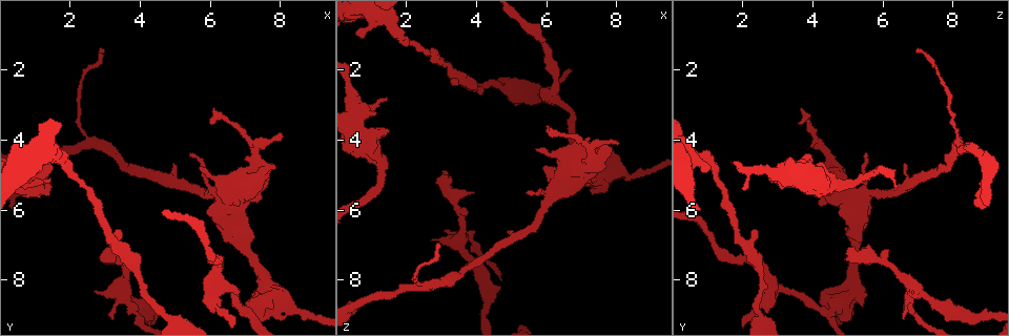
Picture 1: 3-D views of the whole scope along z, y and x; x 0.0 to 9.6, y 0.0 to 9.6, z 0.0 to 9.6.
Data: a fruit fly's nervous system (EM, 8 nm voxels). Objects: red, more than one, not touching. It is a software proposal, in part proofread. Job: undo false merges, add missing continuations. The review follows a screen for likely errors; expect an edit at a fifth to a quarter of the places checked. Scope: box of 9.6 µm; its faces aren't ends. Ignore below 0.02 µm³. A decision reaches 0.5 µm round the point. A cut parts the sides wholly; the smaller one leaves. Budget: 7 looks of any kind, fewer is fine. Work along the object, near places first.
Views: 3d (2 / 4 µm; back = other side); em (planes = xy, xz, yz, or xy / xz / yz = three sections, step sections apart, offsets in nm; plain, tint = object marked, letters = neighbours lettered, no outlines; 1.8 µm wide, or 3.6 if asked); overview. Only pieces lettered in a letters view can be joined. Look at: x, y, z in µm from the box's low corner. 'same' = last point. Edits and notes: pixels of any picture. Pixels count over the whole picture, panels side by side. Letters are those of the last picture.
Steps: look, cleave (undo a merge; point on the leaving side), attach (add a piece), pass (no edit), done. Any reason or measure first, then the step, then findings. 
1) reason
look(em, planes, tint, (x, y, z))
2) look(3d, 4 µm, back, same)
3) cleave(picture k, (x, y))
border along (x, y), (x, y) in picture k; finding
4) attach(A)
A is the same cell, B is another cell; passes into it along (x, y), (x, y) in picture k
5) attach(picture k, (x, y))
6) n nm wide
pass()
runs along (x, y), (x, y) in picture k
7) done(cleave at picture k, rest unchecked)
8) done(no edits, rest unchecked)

branch stops here
look(em, xy, step 16, letters, (3.65, 7.10, 6.15))

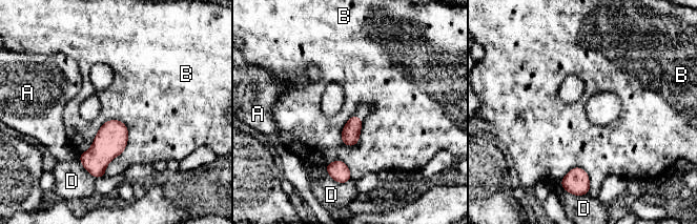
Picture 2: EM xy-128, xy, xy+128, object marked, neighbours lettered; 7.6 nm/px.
look(em, planes, letters, same)

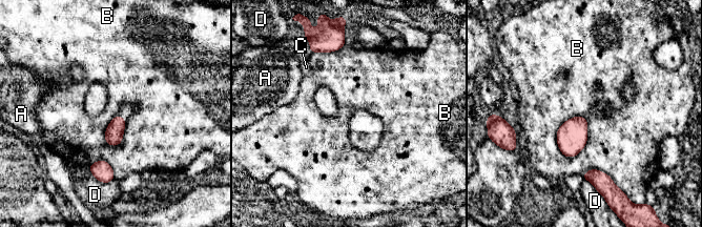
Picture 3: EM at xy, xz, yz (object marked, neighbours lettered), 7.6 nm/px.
140 nm wide
pass()
A, B, C and D are other cells; border along (583, 116), (585, 145), (568, 158) in picture 3; no lettered piece goes on from it

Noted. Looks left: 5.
sudden change in width
look(3d, 2 µm, back, (1.25, 5.25, 4.75))

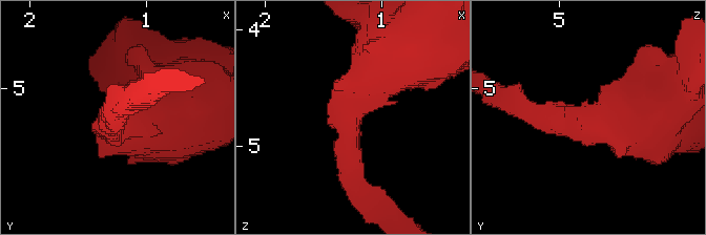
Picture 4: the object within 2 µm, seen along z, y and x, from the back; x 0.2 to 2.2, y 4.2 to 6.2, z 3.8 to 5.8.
arms of 200, 650 nm; need the tissue
look(em, planes, tint, (1.28, 5.32, 4.82))

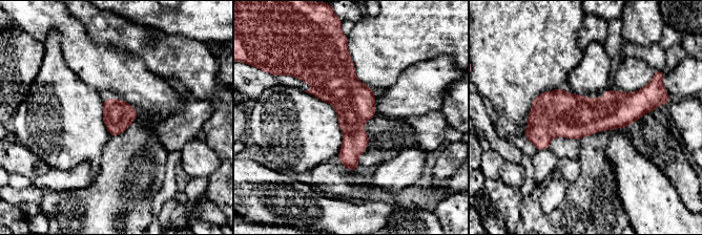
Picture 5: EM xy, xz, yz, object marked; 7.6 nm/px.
look(em, planes, letters, same)

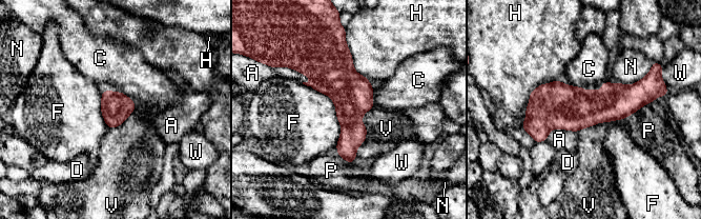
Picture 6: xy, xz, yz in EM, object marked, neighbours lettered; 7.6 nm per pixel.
220 nm wide
pass()
A, C, D, F, H, N, P, V and W are other cells; one cell here

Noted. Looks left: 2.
done(no edits, rest unchecked)

